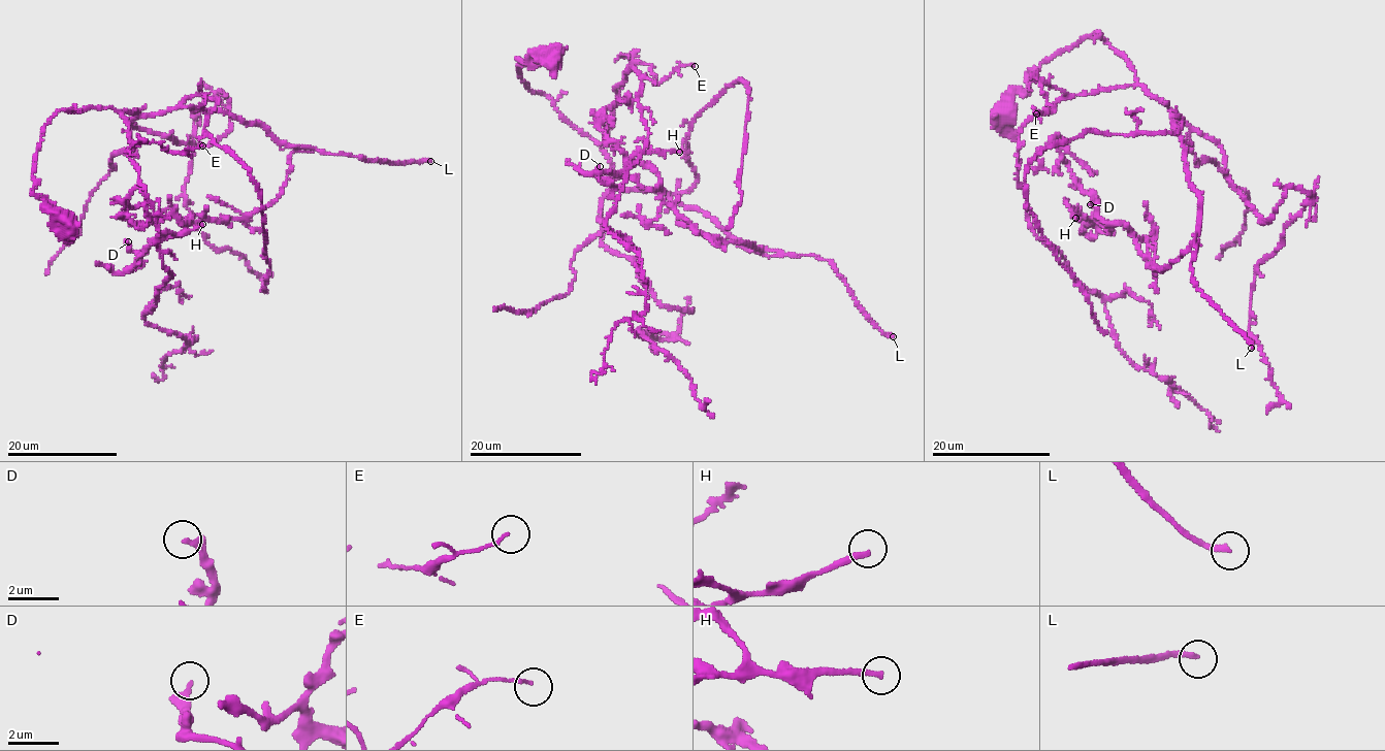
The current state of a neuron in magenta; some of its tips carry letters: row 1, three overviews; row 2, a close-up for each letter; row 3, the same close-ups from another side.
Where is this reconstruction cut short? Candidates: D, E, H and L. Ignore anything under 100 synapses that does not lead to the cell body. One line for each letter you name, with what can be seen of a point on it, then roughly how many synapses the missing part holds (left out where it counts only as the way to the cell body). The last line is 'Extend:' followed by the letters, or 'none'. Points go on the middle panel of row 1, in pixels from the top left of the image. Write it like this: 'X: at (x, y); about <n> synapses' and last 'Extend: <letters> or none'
L: at (893, 336); about 400 synapses
Extend: L

